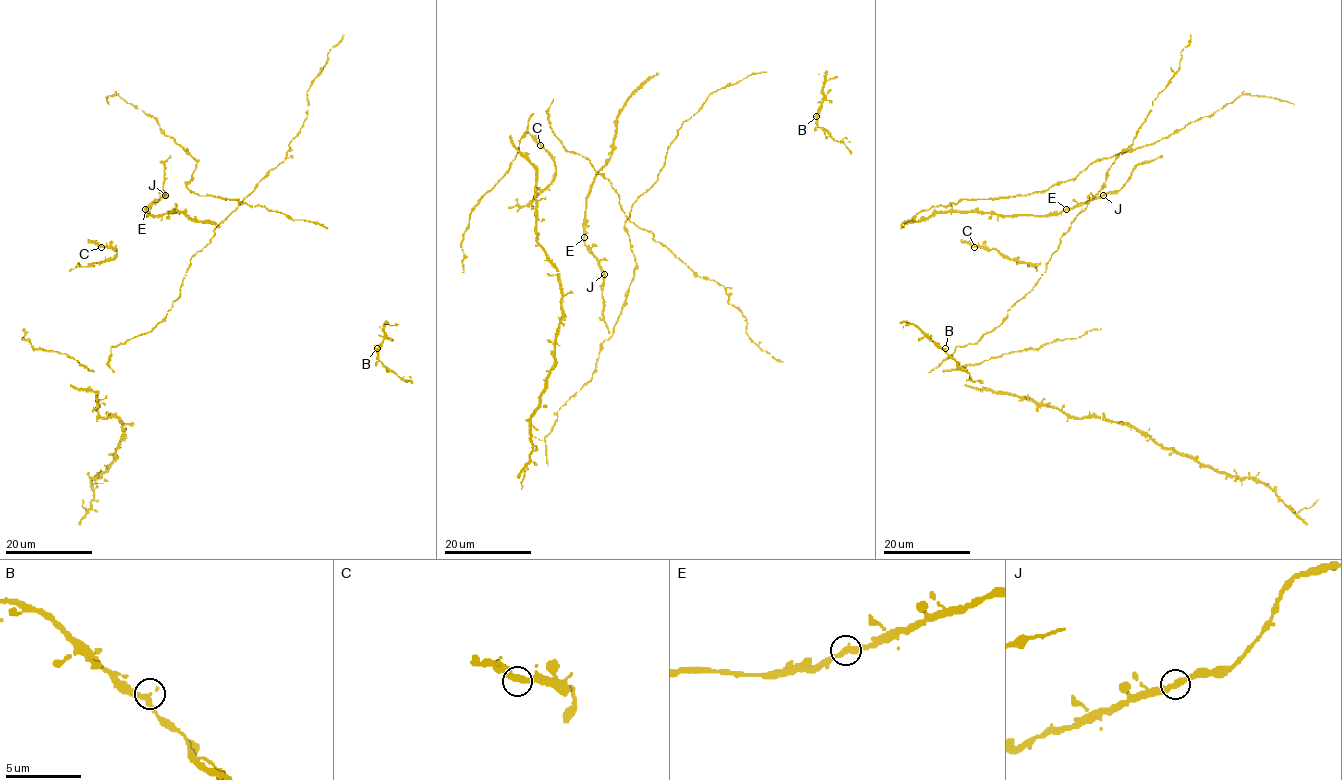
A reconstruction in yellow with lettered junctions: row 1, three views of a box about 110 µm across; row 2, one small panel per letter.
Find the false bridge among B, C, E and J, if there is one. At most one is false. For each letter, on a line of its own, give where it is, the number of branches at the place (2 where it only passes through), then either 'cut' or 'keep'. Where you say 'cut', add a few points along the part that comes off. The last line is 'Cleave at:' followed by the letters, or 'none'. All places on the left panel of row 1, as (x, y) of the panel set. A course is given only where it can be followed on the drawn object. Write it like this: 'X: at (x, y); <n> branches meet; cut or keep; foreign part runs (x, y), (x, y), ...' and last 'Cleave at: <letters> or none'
B: at (377, 348); 2 branches meet; keep
C: at (101, 247); 2 branches meet; keep
E: at (145, 209); 2 branches meet; keep
J: at (165, 195); 2 branches meet; keep
Cleave at: none

